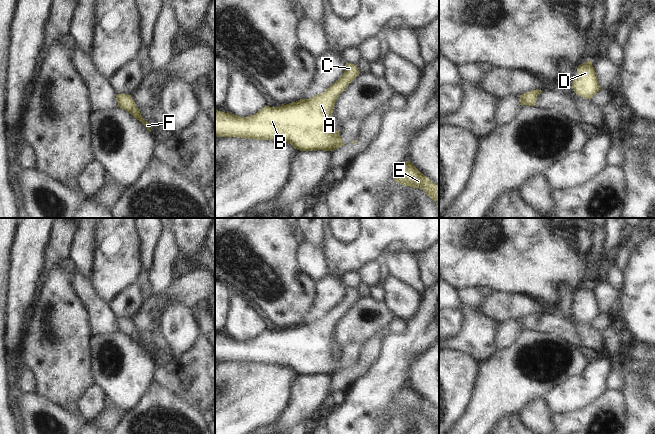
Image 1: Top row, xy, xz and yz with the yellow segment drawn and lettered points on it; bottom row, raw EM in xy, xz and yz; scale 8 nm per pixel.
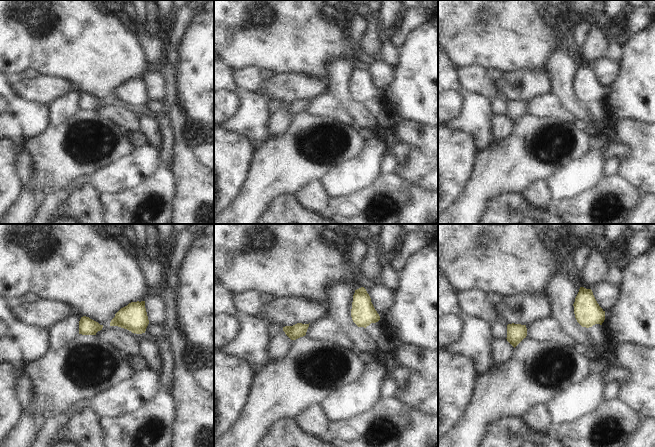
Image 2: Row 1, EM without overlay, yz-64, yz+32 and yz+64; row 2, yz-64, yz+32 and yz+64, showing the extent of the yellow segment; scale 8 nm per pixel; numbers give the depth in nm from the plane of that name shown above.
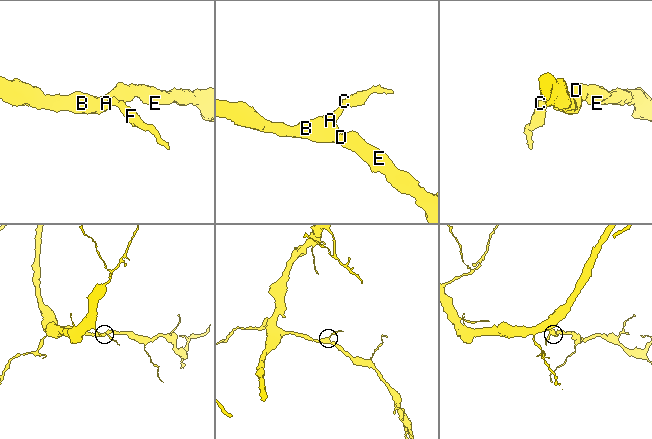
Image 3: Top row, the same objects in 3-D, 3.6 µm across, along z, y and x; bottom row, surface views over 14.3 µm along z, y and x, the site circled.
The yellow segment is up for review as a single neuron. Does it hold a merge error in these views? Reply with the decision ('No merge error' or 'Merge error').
No merge error

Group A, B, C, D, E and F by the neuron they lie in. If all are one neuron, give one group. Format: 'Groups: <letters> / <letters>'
Groups: A B C D E F

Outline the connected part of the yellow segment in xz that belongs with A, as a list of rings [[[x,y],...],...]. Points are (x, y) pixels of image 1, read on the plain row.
[[[346,287],[343,299],[324,317],[279,331],[265,329],[248,341],[215,333],[215,359],[280,364],[300,375],[332,376],[345,370],[339,354],[331,349],[335,326],[359,298],[357,289]]]

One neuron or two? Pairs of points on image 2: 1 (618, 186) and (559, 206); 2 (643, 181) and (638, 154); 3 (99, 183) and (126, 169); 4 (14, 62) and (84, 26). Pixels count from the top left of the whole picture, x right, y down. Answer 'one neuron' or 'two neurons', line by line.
1: one neuron
2: one neuron
3: one neuron
4: one neuron

